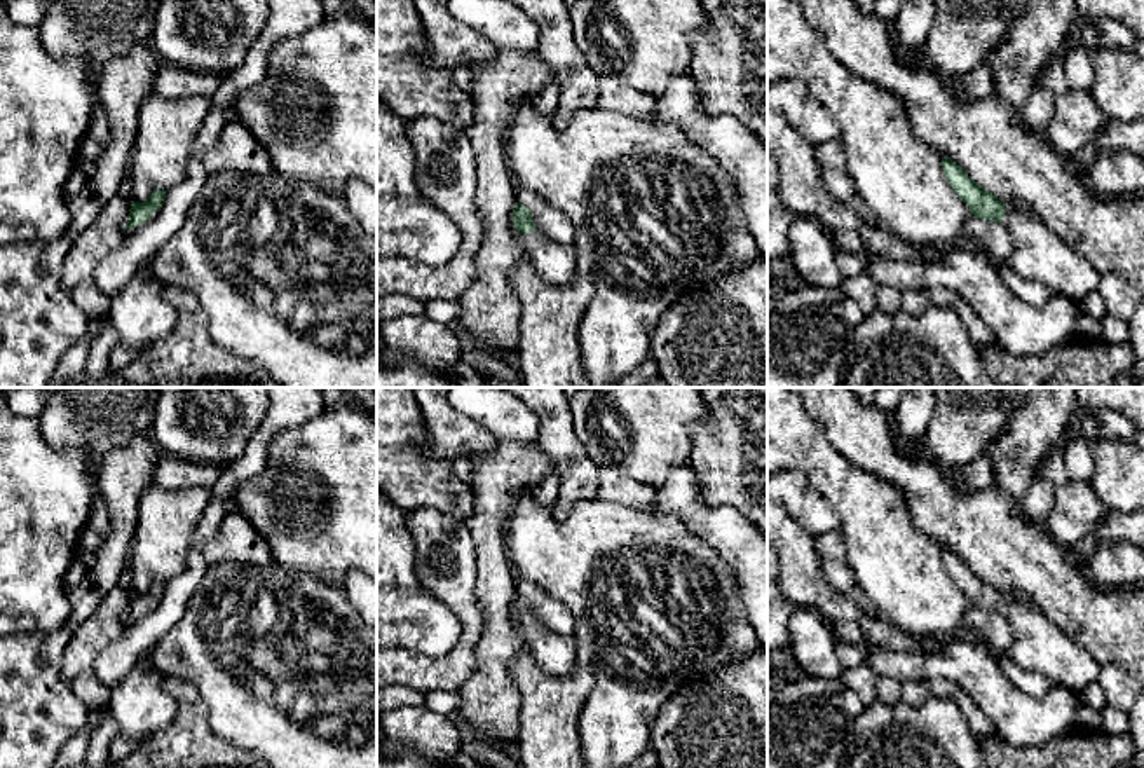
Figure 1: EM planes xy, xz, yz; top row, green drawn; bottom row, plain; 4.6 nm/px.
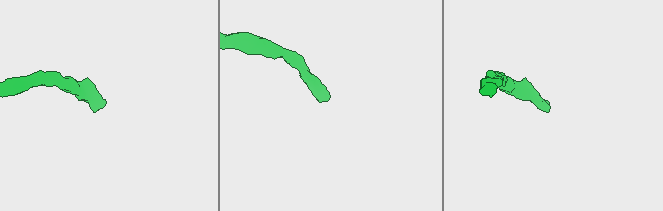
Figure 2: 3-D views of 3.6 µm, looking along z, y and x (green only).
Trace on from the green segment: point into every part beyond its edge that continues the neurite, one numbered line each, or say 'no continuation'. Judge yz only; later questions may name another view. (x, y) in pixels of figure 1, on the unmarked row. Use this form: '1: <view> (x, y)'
1: yz (1038, 646)

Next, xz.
1: xz (555, 653)

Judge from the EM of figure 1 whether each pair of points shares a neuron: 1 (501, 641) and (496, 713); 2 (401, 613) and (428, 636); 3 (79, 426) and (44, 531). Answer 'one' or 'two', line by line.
1: one
2: one
3: two

